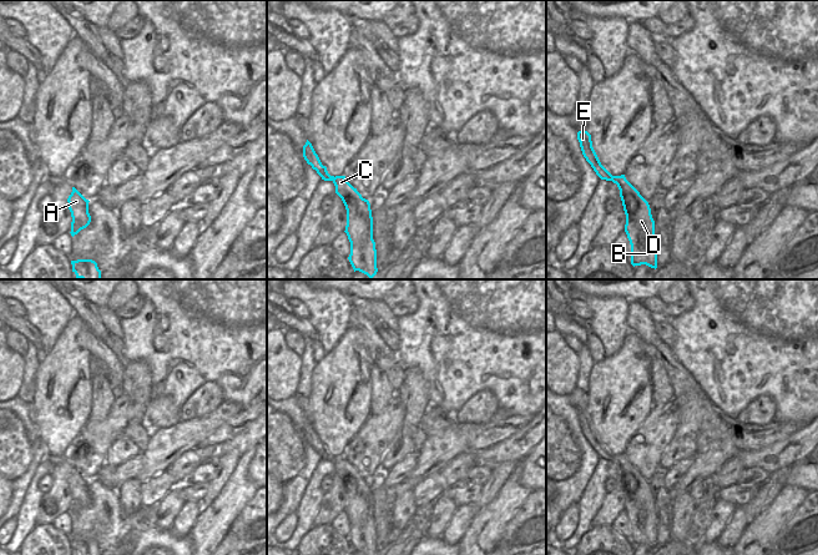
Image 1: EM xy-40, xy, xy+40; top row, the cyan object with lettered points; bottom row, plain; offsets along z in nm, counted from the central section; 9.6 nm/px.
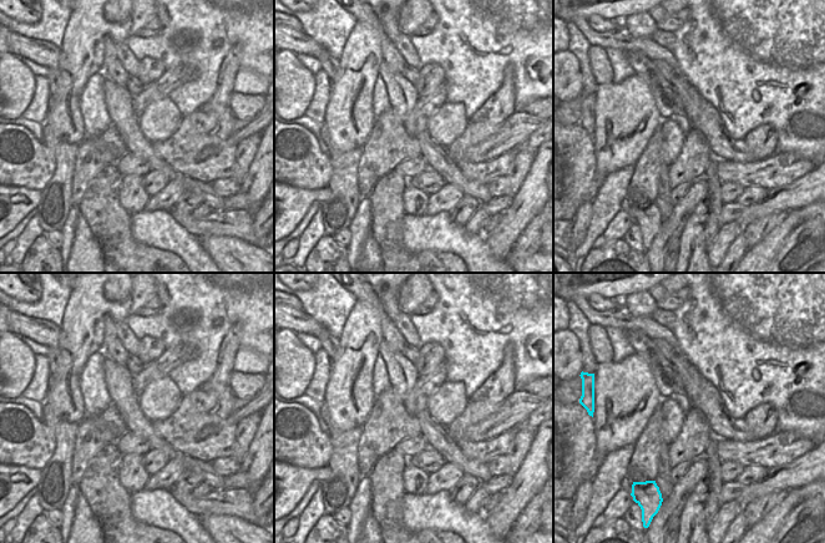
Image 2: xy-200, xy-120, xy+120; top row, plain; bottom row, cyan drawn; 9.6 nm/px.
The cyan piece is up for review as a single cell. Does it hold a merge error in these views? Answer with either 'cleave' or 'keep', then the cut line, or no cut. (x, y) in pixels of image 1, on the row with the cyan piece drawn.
keep; no cut

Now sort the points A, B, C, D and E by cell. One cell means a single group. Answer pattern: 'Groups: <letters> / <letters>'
Groups: A B C D E.

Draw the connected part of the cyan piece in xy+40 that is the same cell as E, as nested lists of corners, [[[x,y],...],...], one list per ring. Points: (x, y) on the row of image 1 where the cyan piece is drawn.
[[[579,131],[577,140],[584,157],[601,180],[612,181],[620,190],[626,215],[625,232],[631,244],[631,264],[657,268],[655,221],[648,202],[626,180],[625,175],[612,176],[600,162],[587,131]]]

